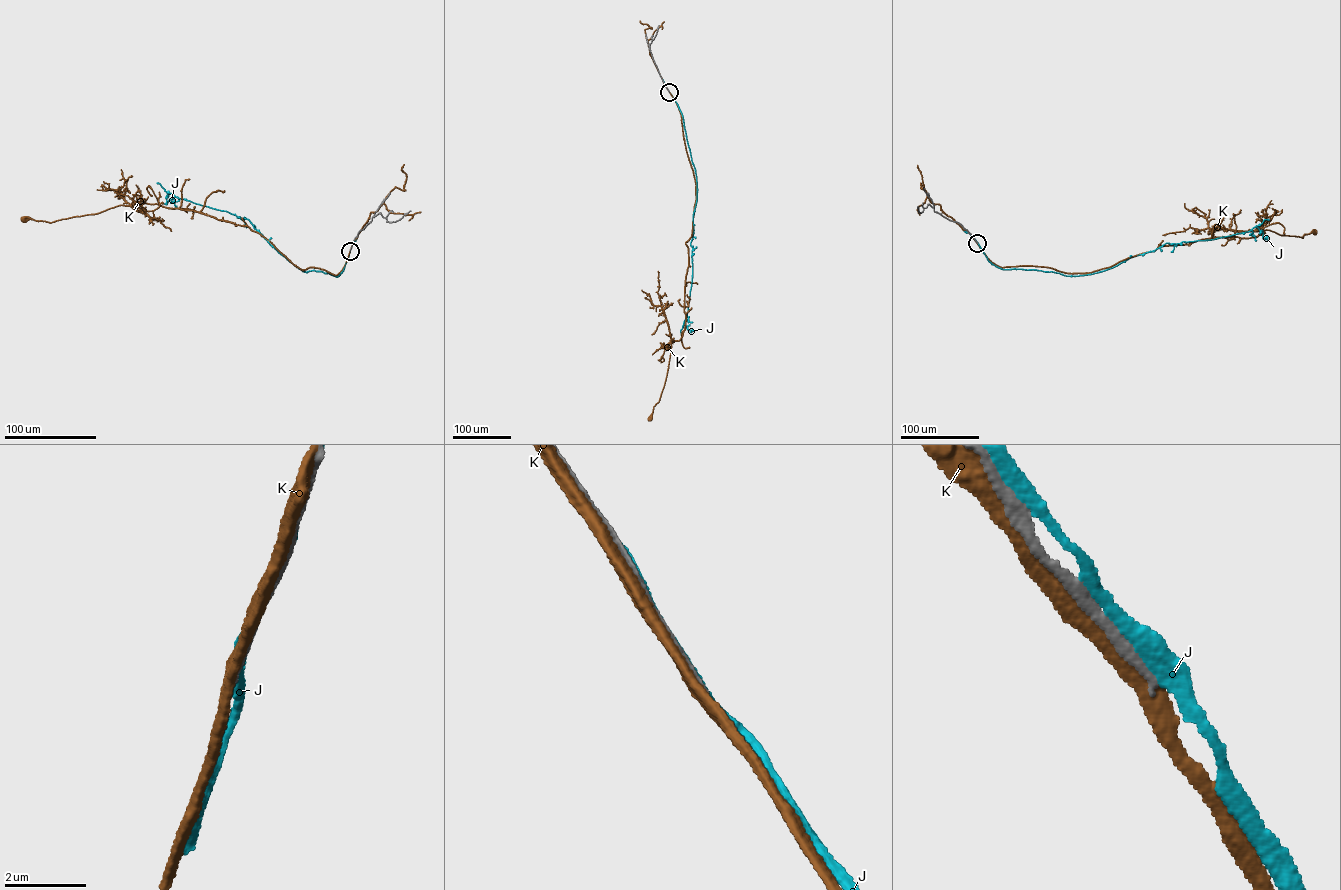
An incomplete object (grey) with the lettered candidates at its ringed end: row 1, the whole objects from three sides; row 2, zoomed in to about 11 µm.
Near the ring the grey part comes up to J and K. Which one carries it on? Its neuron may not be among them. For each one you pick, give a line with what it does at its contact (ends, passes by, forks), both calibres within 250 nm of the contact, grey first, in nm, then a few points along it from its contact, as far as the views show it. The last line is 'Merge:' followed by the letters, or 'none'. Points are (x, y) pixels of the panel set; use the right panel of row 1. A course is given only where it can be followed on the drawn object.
Merge: none

